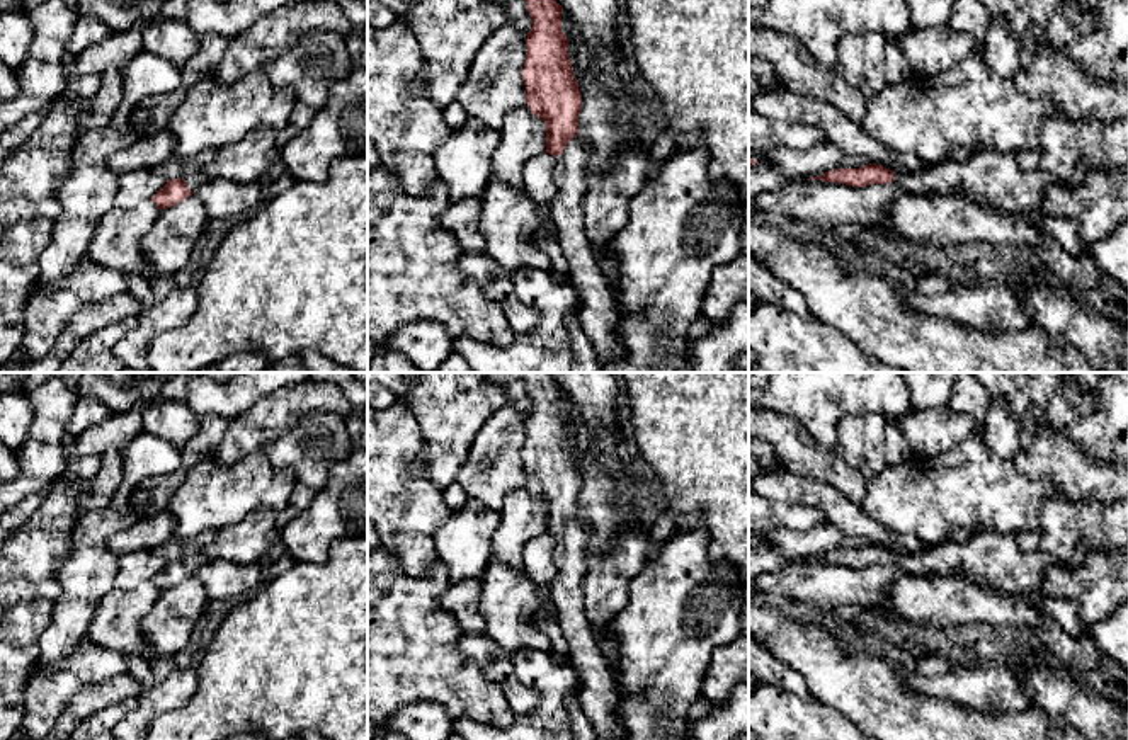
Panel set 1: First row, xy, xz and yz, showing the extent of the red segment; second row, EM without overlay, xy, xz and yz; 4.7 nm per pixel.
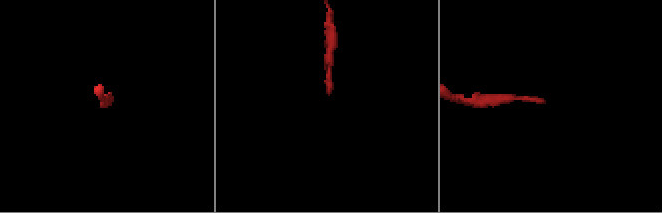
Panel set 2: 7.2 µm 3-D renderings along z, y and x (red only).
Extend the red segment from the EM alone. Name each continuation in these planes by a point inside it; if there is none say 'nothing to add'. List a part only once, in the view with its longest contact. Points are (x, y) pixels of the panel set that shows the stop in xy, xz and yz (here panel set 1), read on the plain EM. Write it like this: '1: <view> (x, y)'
1: xz (599, 696)

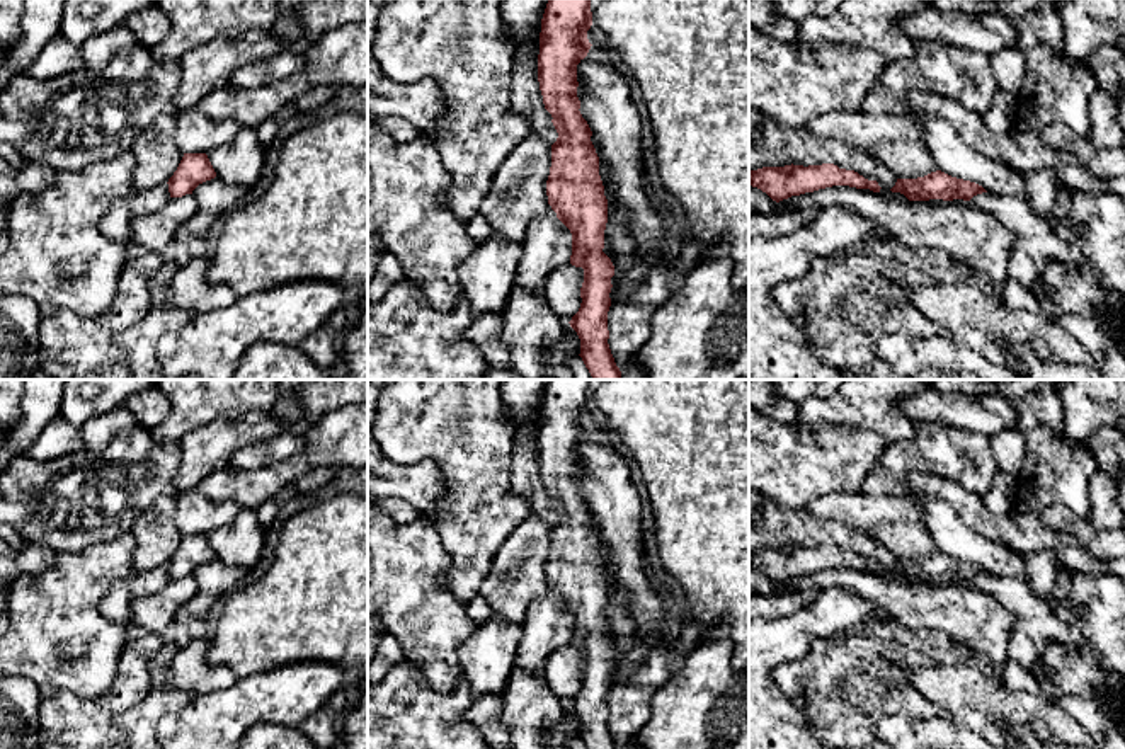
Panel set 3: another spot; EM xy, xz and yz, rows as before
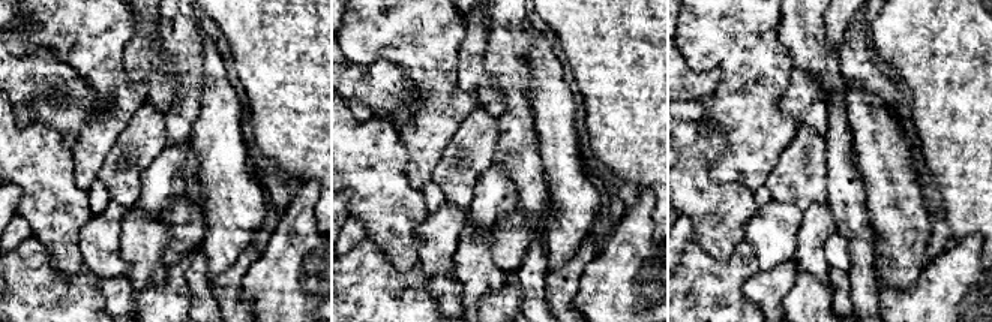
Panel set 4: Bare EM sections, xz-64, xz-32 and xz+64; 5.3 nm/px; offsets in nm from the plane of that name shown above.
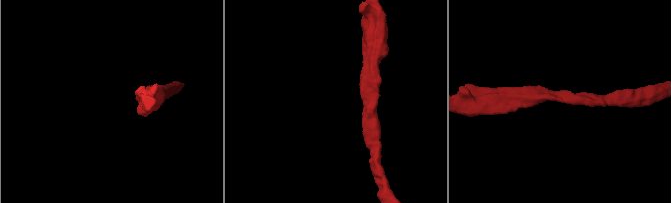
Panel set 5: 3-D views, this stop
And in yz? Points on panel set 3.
nothing to add

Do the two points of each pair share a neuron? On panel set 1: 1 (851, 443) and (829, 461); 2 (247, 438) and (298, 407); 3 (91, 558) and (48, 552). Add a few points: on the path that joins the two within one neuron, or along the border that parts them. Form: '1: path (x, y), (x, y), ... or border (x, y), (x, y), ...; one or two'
1: border (834, 453), (866, 480); two
2: path (259, 426), (286, 407); one
3: border (77, 516), (68, 557), (56, 572), (56, 594); two

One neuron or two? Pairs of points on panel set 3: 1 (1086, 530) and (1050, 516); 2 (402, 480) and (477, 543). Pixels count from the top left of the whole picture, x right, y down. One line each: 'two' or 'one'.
1: one
2: two

